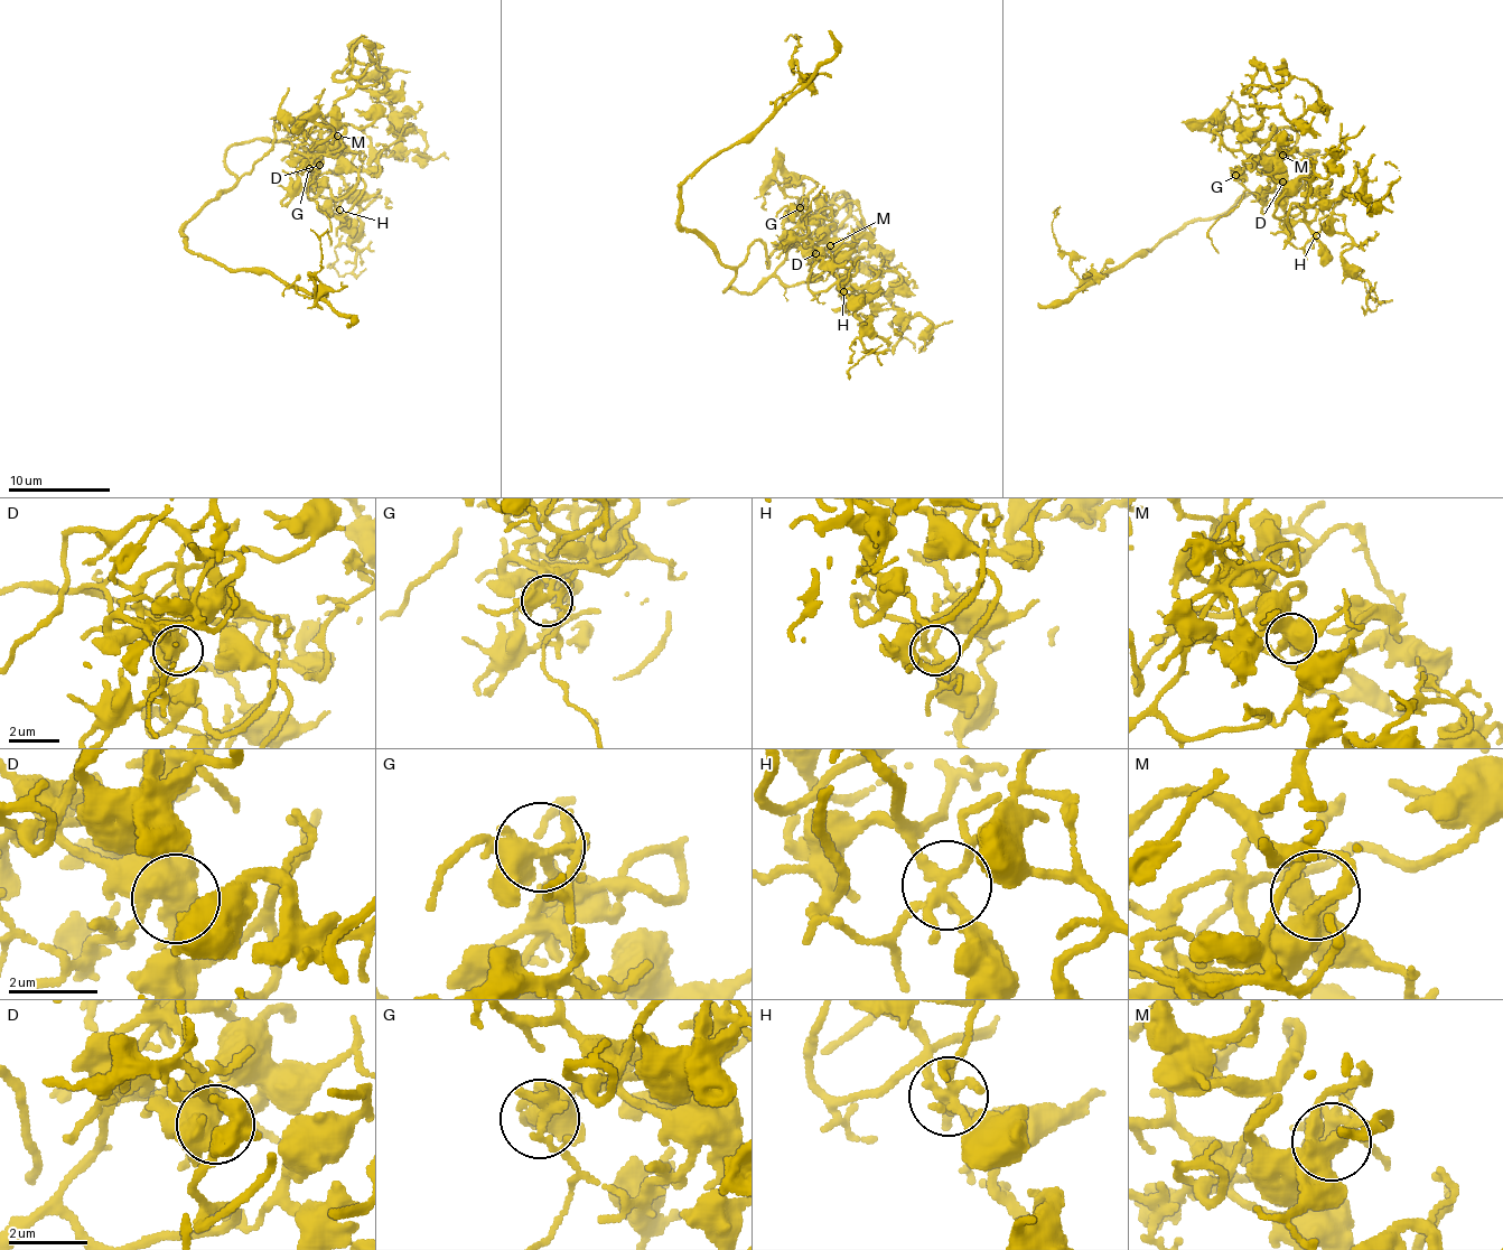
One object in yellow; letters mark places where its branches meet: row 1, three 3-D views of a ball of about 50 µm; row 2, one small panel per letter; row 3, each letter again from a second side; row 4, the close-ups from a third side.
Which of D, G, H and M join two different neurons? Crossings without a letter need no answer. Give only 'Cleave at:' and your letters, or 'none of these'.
Cleave at: none of these

